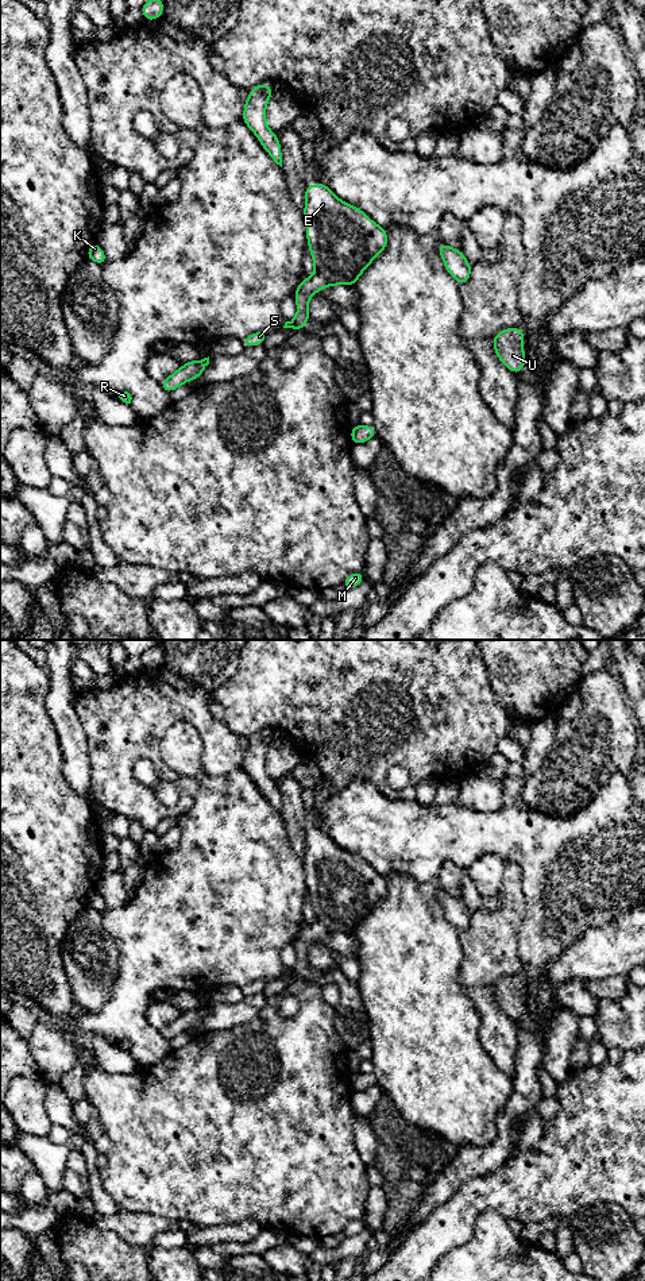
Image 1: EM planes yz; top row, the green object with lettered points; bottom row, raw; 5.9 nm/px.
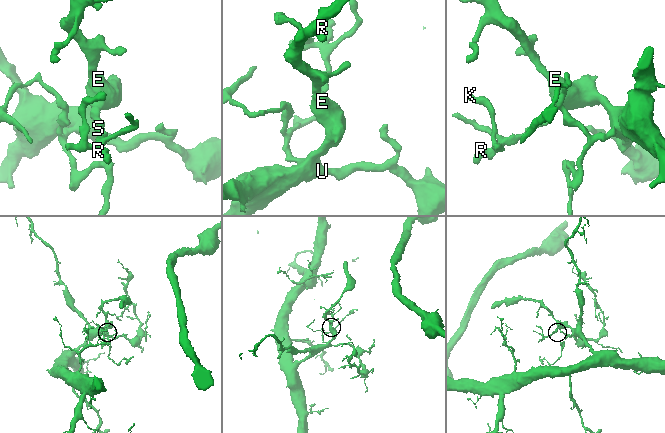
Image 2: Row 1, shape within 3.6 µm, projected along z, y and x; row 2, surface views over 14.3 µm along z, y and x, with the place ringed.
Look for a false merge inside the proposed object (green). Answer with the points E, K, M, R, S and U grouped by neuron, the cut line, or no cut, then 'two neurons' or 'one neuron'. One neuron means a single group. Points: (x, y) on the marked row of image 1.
E K M R S U | no cut | one neuron

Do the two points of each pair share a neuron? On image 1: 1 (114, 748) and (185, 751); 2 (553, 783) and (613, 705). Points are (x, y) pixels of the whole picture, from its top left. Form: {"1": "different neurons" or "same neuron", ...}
{"1": "different neurons", "2": "same neuron"}

